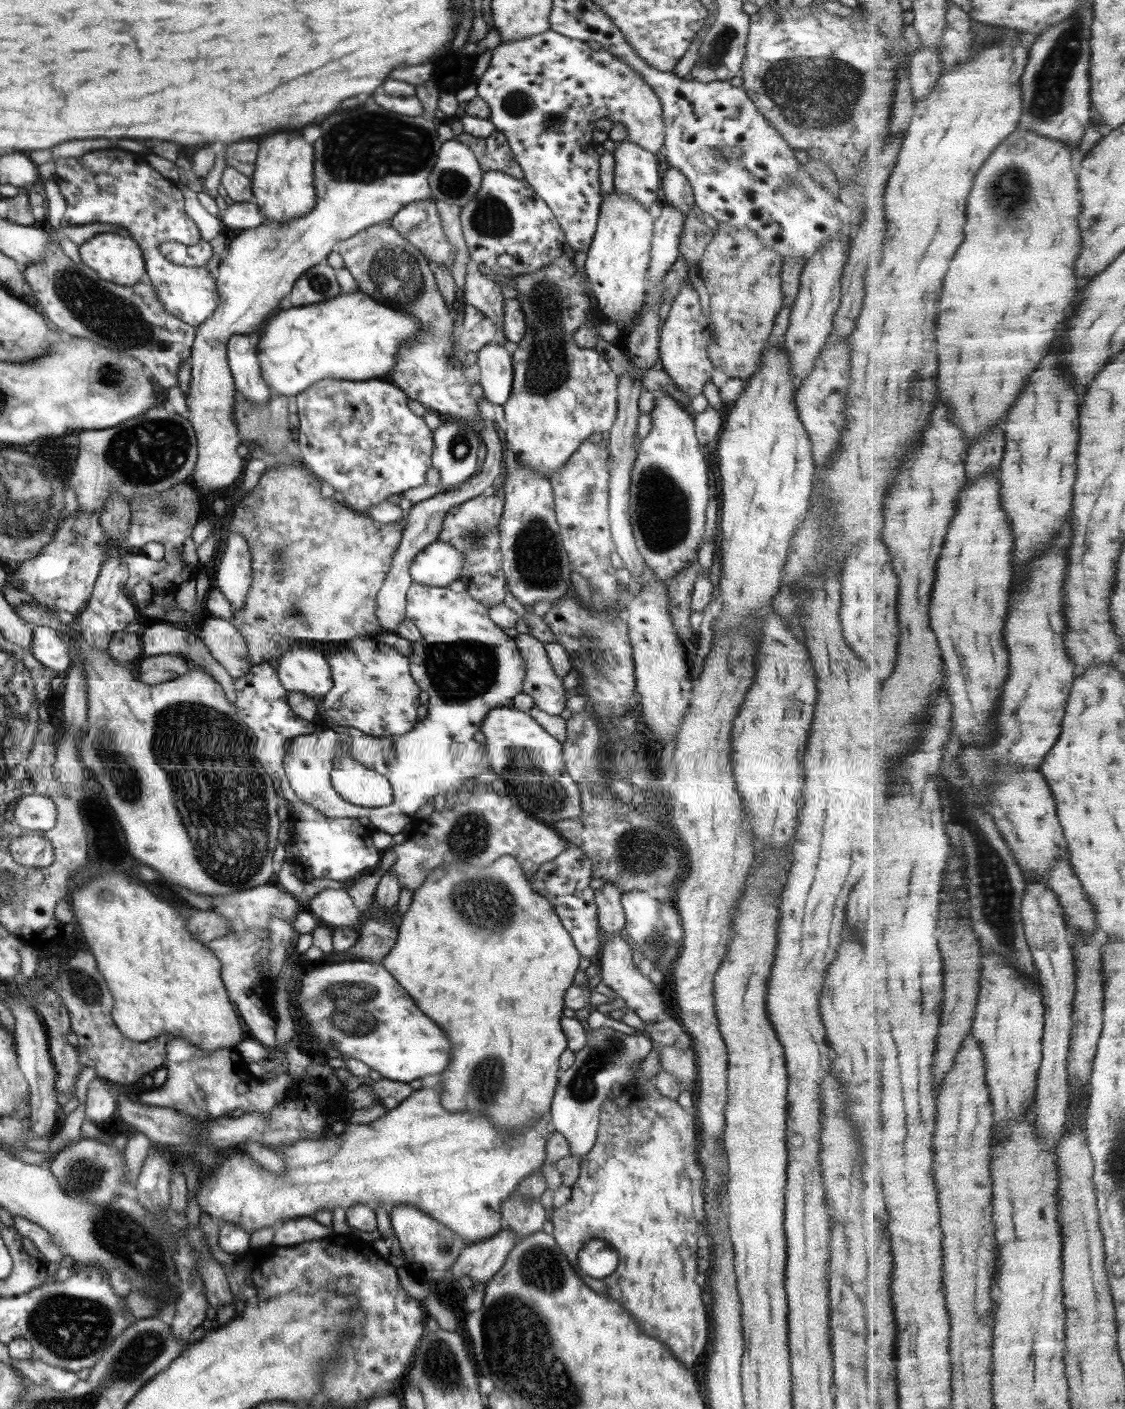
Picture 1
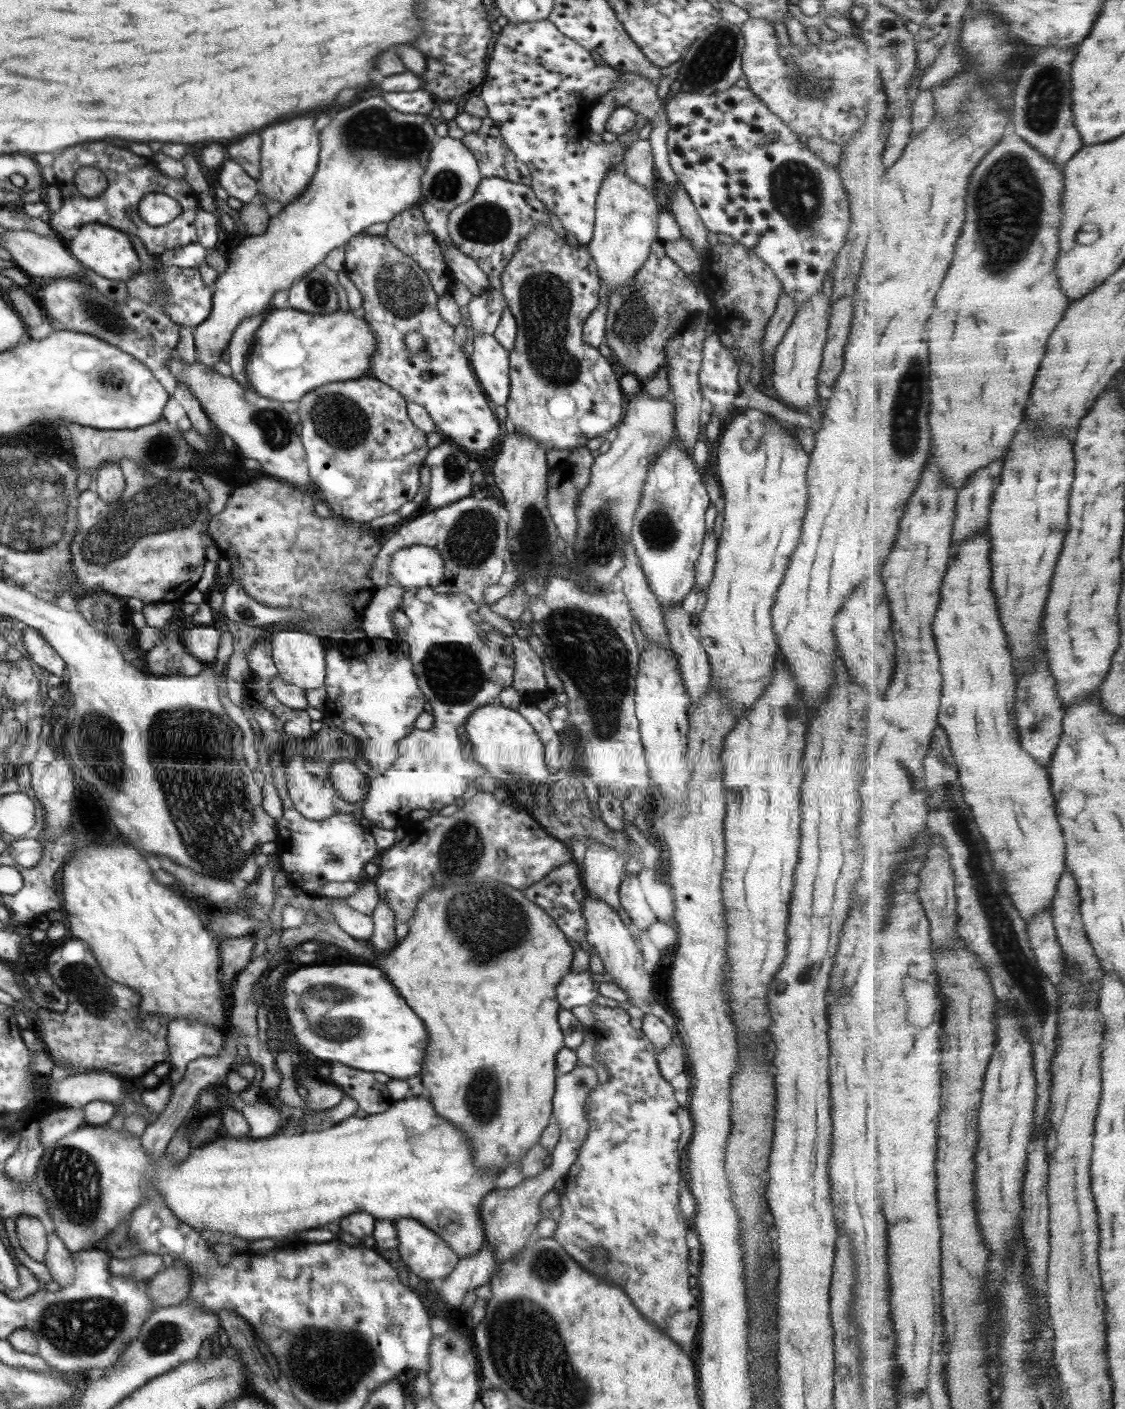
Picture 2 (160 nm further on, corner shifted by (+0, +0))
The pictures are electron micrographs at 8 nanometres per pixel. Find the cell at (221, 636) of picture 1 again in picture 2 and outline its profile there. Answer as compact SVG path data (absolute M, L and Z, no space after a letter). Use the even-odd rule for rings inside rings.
M215 624L210 626L196 625L189 628L182 640L188 652L200 663L215 663L218 646L220 646L220 630Z

